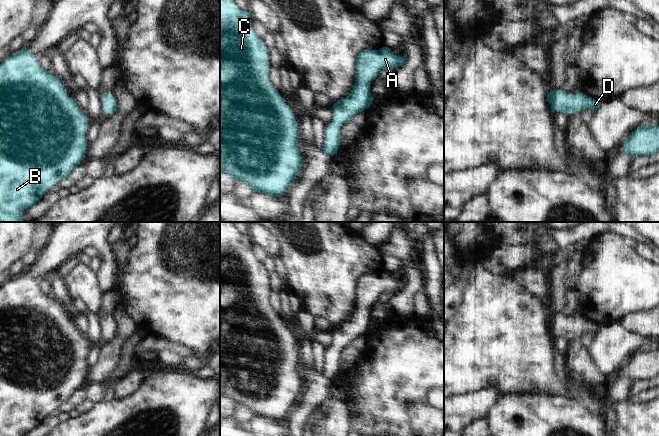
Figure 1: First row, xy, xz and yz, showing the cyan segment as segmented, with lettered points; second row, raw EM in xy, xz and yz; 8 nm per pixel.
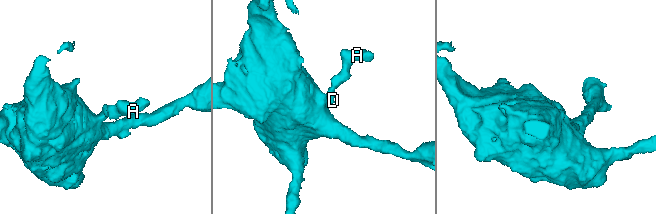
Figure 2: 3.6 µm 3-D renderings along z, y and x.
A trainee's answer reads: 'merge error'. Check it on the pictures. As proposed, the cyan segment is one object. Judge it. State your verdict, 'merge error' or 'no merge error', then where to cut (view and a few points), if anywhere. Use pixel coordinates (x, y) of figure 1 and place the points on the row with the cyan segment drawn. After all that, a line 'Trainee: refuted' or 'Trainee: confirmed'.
no merge error; cut none
Trainee: refuted

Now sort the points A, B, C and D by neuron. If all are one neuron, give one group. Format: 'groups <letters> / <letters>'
groups A B C D

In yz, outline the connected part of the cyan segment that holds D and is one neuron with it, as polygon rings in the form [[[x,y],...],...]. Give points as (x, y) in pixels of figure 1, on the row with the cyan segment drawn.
[[[551,90],[547,95],[547,100],[551,105],[553,114],[556,110],[569,115],[586,108],[591,108],[596,111],[601,105],[600,101],[596,101],[582,92],[573,96],[564,90]]]

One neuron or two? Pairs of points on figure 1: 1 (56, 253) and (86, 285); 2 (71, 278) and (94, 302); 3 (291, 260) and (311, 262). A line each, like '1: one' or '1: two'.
1: two
2: one
3: one

